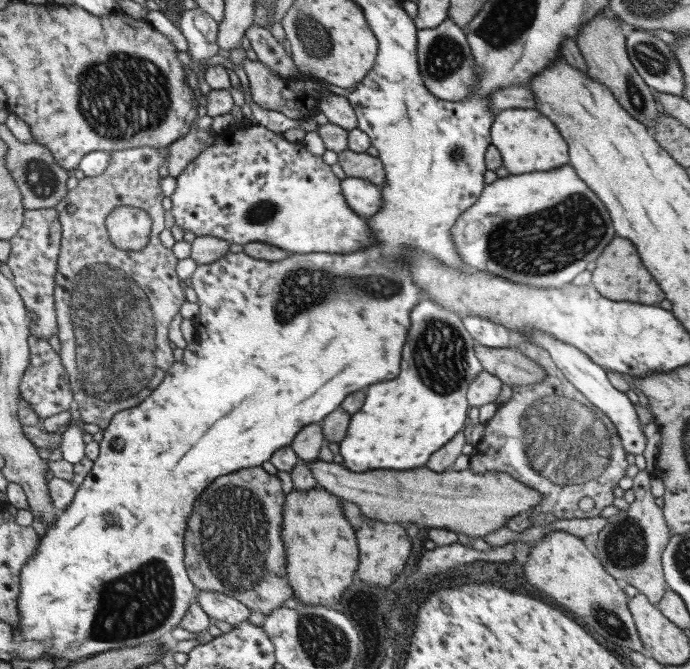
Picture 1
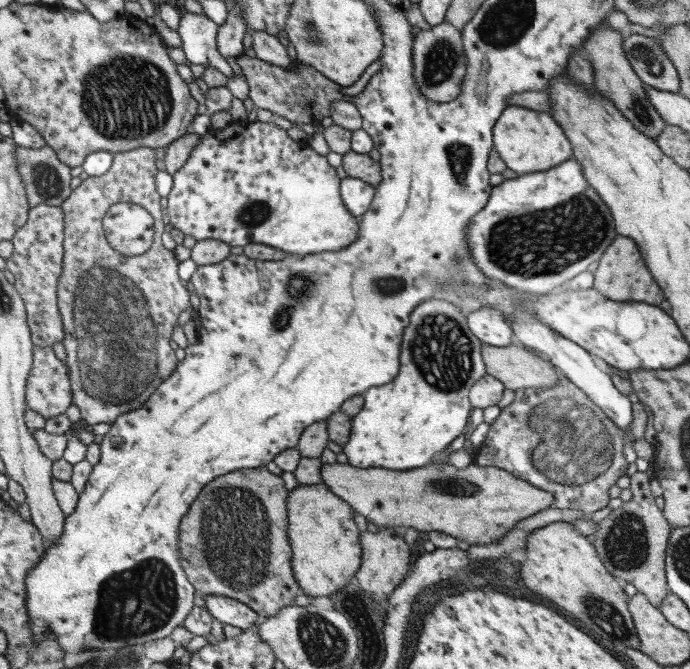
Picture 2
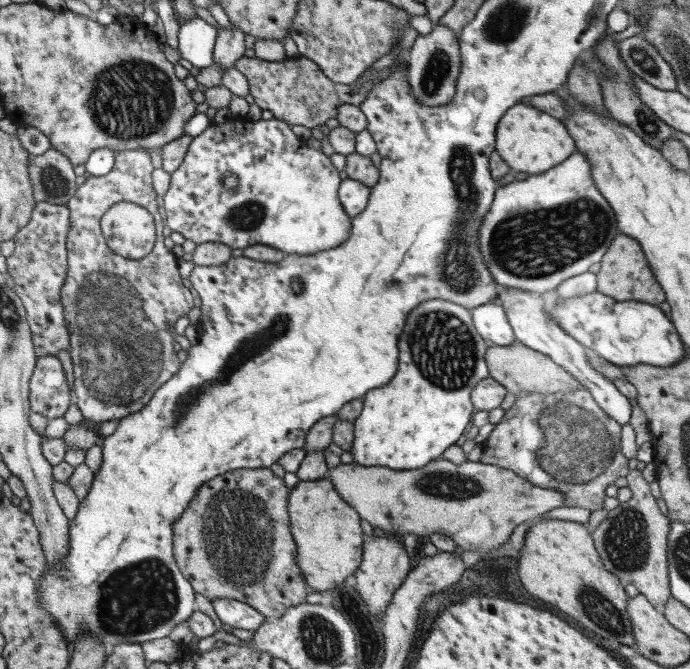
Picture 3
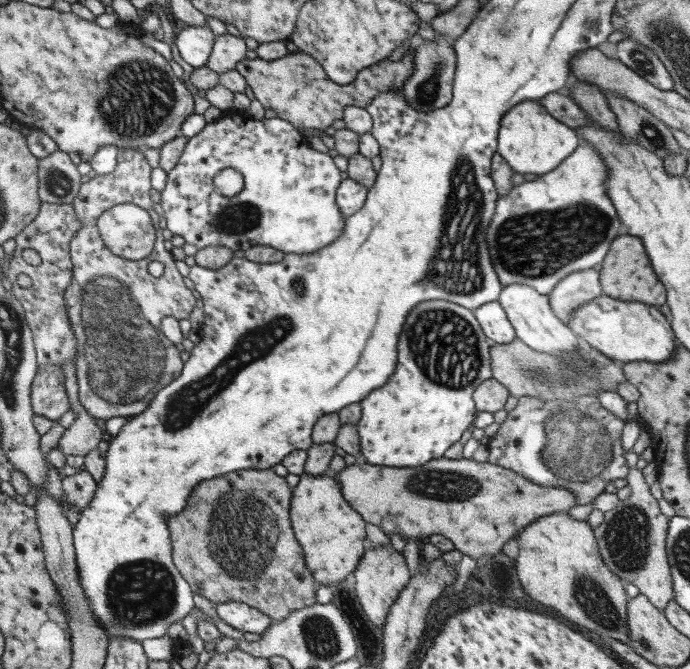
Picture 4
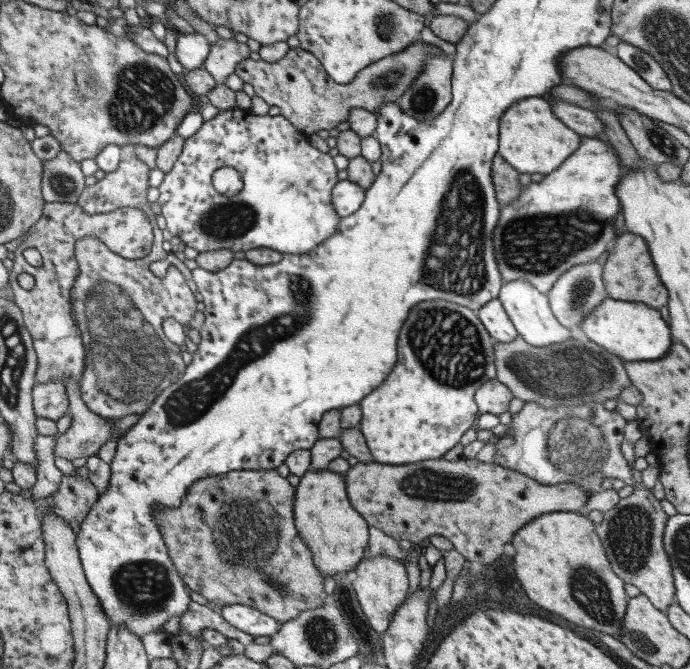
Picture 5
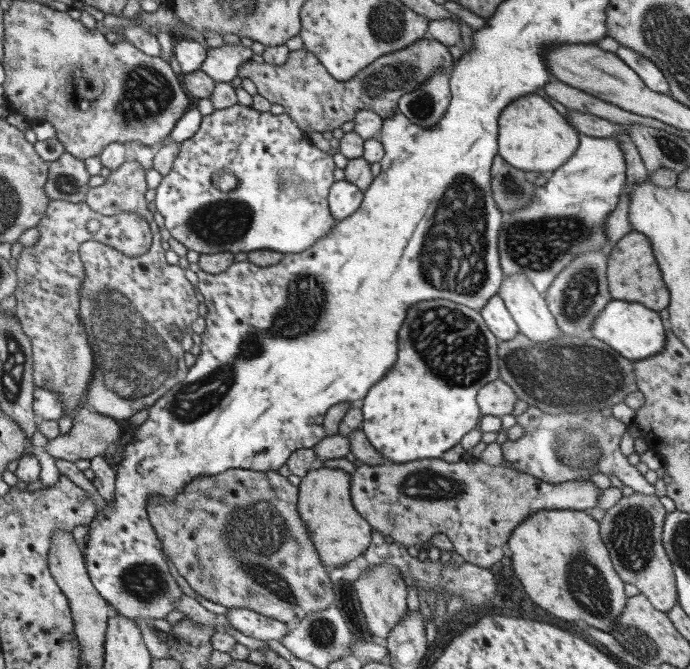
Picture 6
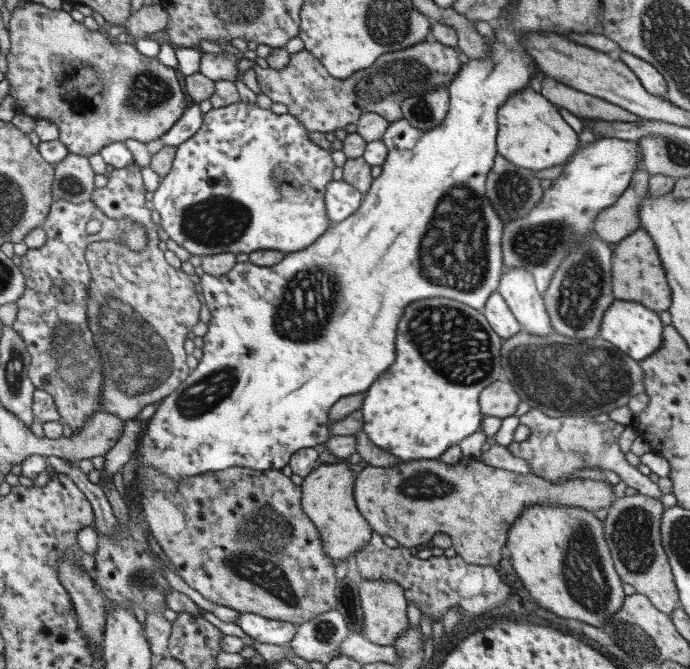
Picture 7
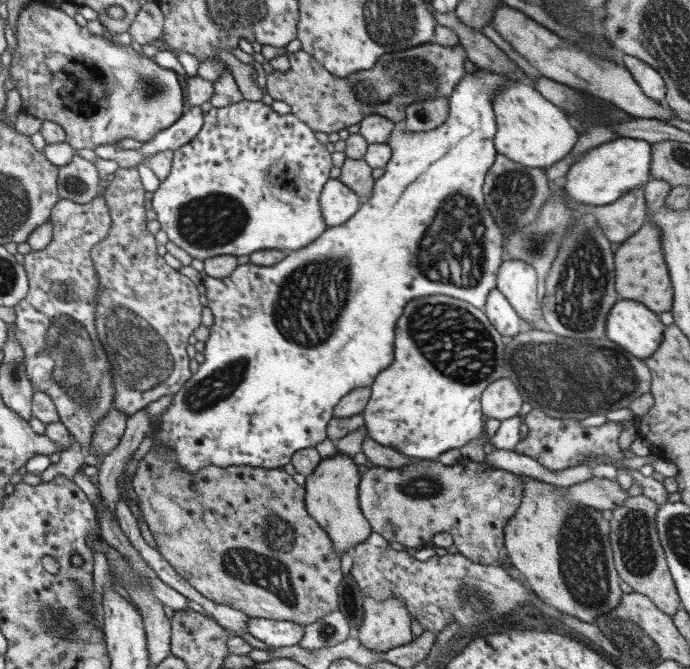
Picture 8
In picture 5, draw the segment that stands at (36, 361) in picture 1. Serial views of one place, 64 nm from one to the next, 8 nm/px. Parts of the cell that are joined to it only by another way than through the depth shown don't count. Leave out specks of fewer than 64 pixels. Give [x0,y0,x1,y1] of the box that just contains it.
[33,381,69,421]

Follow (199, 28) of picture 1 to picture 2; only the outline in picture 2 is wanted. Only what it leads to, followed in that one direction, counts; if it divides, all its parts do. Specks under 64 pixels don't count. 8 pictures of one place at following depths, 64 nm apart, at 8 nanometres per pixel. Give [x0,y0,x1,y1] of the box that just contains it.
[177,12,234,79]

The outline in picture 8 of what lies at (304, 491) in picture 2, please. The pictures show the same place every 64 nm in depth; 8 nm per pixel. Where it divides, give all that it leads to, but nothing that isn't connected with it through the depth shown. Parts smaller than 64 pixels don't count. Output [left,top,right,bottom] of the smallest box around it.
[305,453,373,556]

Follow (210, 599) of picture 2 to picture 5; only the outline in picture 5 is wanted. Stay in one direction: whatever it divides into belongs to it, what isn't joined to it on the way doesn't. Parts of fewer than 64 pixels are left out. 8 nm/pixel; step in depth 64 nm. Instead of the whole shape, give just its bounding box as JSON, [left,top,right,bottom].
[218,604,280,637]

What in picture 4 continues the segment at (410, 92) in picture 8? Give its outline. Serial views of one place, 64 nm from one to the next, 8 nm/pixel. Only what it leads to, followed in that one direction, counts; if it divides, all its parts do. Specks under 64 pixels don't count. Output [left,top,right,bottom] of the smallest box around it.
[235,48,415,131]

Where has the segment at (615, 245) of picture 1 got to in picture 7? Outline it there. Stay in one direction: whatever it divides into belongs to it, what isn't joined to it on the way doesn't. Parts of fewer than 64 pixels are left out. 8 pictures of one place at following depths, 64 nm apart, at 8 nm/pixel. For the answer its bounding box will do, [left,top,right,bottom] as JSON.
[612,227,671,313]

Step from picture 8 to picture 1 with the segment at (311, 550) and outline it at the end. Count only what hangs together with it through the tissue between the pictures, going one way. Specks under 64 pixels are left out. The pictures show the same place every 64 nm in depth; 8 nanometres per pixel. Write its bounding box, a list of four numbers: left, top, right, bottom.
[184,466,294,616]

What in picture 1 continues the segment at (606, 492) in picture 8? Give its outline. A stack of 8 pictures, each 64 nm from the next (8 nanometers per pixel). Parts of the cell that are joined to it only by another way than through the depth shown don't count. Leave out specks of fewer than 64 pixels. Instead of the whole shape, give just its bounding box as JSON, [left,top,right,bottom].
[310,461,541,540]

